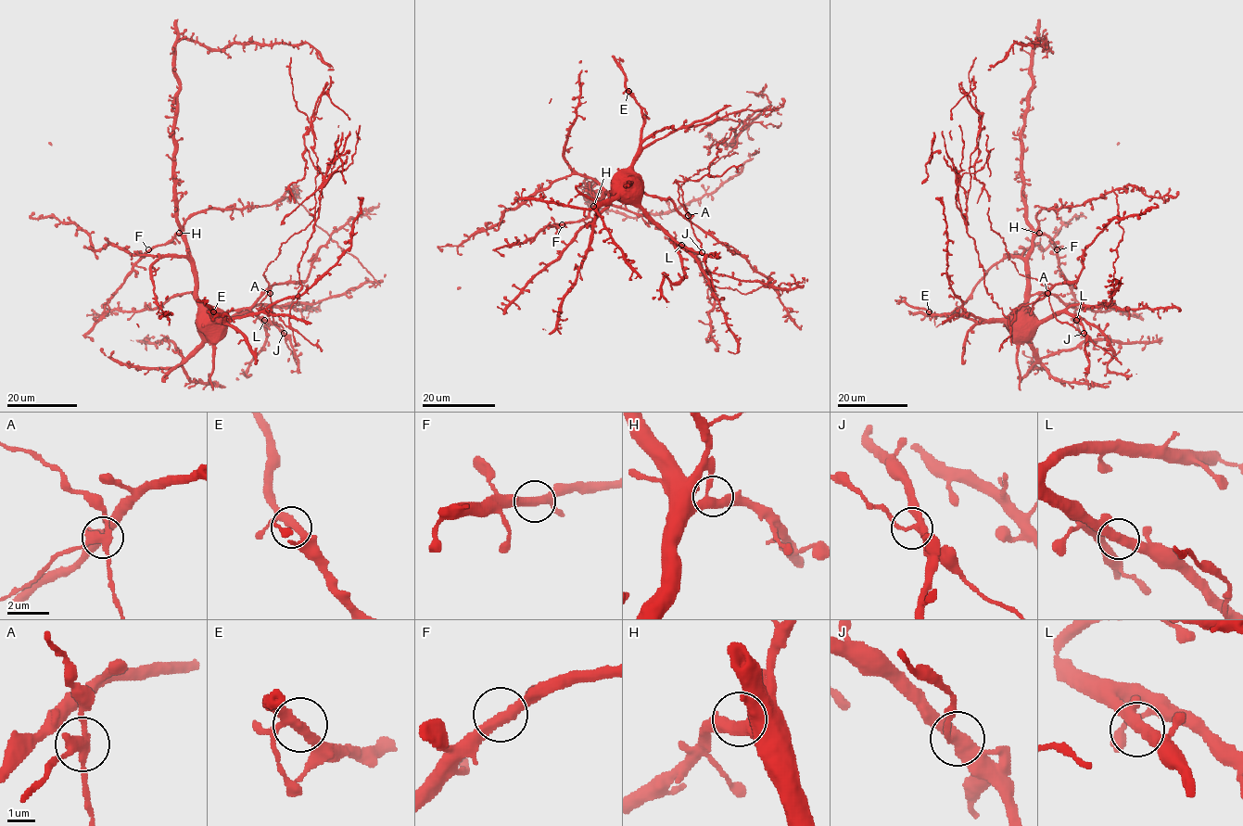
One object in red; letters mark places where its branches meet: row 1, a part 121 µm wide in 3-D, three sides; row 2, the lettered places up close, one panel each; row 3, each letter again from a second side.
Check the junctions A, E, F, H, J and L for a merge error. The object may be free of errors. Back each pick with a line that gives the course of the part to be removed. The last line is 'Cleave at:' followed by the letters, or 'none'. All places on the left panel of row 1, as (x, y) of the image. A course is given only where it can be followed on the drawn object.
A: Course of the part to remove: (271, 293), (260, 308), (287, 326), (315, 222), (320, 168), (310, 126), (304, 175), (288, 186), (295, 202)
Cleave at: A

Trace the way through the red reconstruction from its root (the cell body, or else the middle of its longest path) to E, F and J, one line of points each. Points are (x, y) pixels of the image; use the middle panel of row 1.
E: (656, 224), (640, 205), (641, 180), (634, 172), (632, 165), (639, 155), (643, 115), (642, 108), (628, 91)
F: (656, 224), (621, 193), (609, 193), (585, 218), (562, 224)
J: (656, 224), (682, 246), (702, 252)

